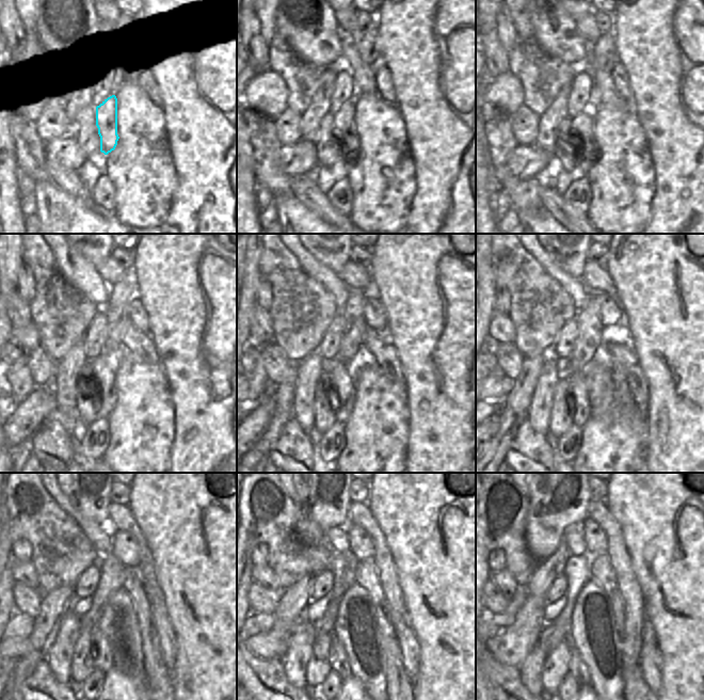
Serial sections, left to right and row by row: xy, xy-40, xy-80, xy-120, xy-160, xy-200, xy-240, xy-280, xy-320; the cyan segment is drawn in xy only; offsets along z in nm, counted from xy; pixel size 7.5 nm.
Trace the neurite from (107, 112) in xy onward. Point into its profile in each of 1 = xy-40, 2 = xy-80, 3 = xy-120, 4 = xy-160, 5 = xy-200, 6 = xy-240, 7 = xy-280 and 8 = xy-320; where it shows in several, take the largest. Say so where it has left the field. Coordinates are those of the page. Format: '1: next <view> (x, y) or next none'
1: next xy-40 (345, 129)
2: next xy-80 (582, 124)
3: next xy-120 (102, 381)
4: next xy-160 (342, 380)
5: next xy-200 (576, 382)
6: next xy-240 (104, 662)
7: next xy-280 (340, 665)
8: next xy-320 (577, 668)

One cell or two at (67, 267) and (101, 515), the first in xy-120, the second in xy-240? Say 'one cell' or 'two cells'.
two cells

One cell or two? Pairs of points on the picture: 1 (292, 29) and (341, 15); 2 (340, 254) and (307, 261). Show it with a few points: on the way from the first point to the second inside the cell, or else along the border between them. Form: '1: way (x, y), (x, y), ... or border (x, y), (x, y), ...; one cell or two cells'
1: border (334, 12), (337, 25), (341, 30); two cells
2: border (302, 244), (323, 265), (338, 274); two cells

